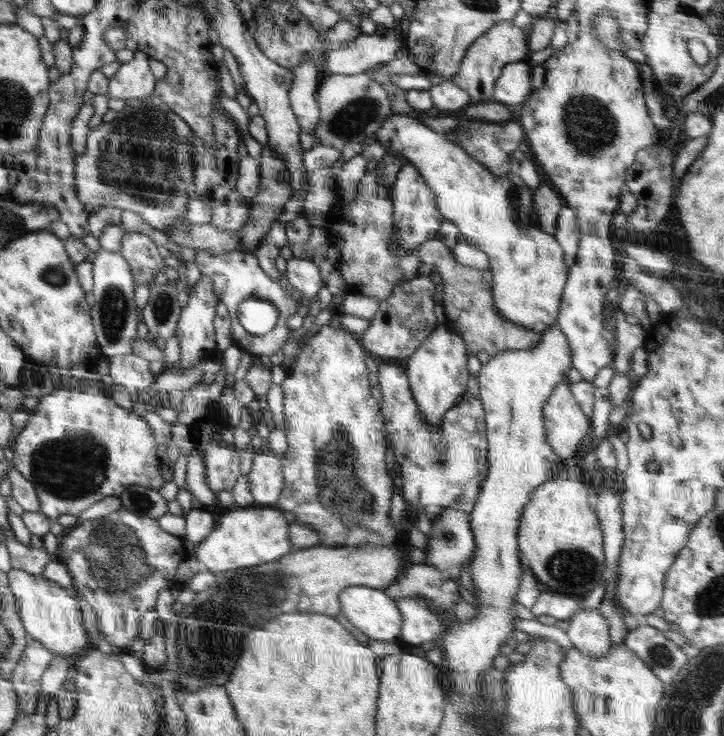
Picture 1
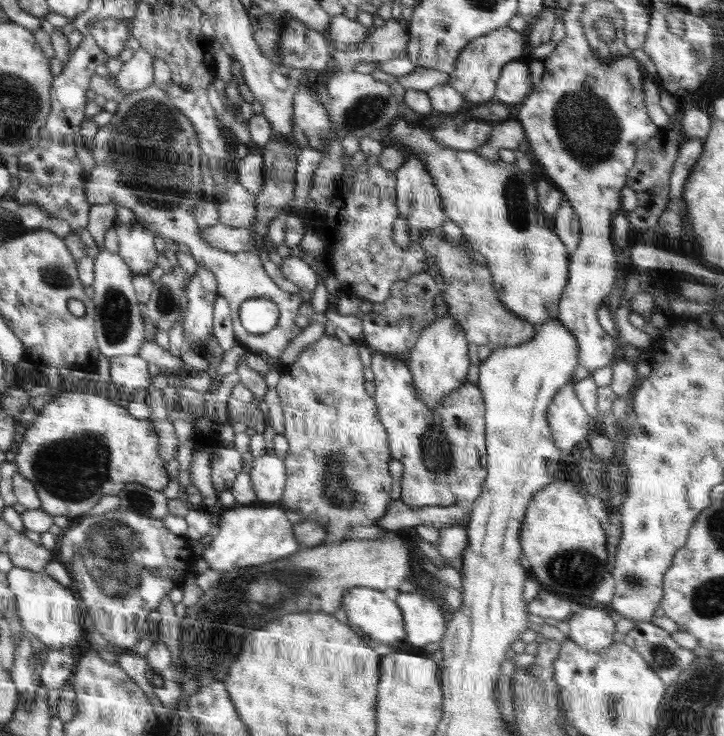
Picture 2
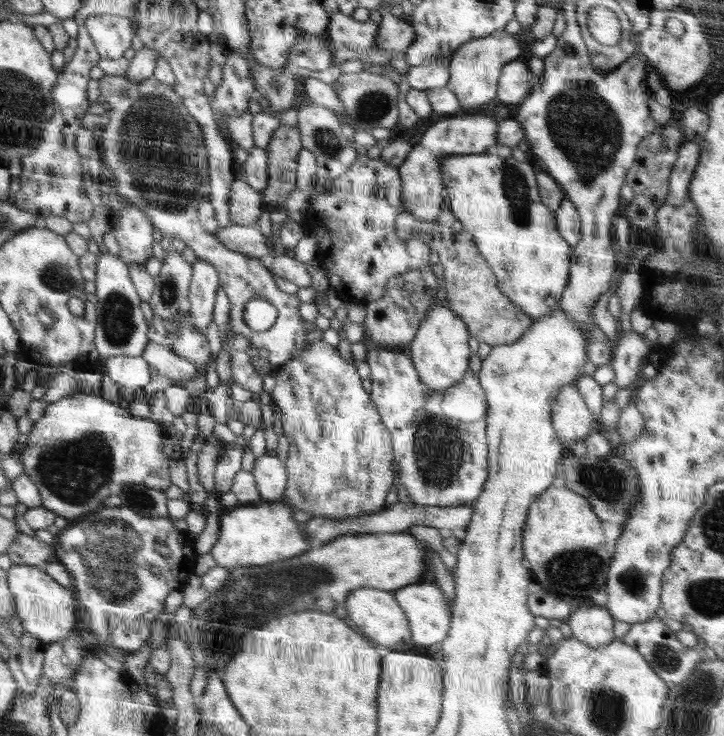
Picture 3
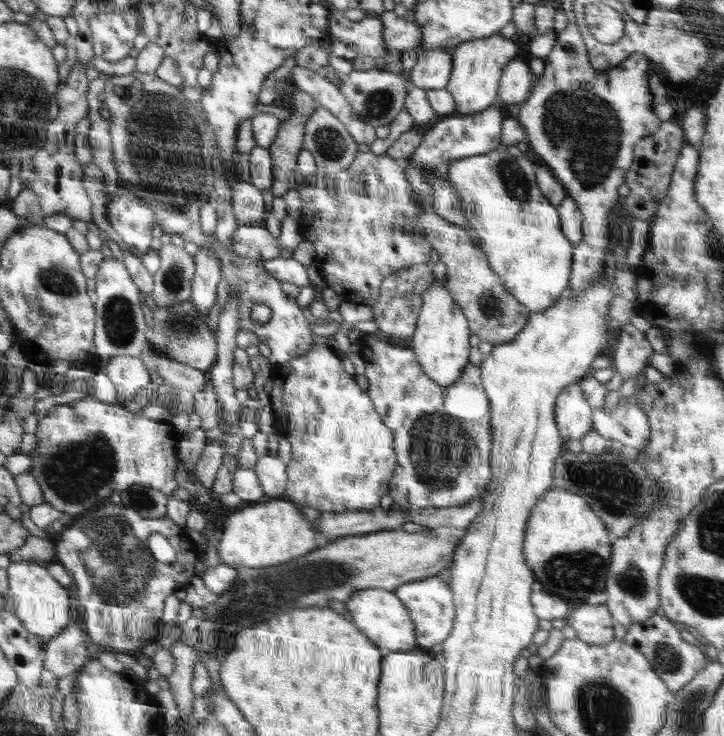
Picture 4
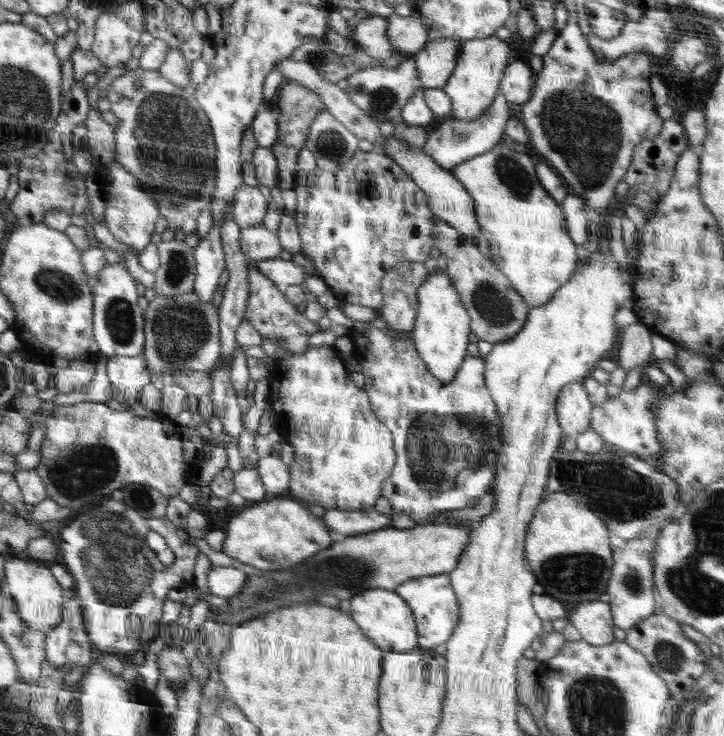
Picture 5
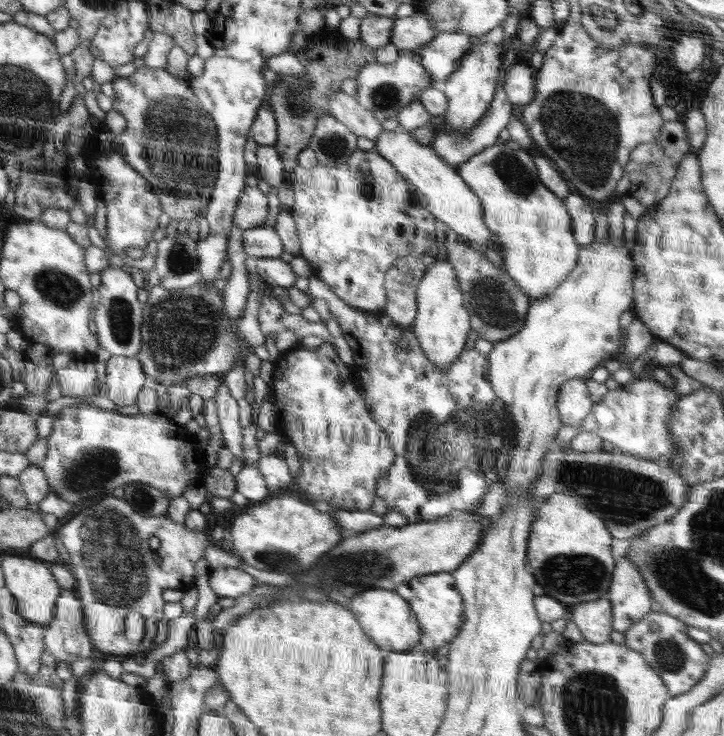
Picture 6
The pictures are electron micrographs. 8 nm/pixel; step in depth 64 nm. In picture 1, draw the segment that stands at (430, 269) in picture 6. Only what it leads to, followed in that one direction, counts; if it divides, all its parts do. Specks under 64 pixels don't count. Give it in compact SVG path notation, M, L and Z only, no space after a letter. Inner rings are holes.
M444 323L438 324L408 359L405 372L408 374L411 398L421 420L428 427L438 429L443 424L446 412L455 408L468 393L467 386L471 378L467 360L462 336L446 328Z

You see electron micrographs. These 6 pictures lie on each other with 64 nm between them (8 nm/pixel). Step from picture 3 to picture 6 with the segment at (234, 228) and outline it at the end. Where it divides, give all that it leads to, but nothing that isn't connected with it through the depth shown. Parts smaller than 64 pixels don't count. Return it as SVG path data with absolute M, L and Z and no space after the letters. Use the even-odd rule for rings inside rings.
M268 224L246 229L242 233L243 247L247 256L274 258L283 252L283 244L278 233Z

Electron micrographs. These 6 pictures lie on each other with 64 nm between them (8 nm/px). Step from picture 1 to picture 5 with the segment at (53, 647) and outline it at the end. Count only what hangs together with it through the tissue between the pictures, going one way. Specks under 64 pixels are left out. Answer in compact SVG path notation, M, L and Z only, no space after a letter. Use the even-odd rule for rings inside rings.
M8 555L4 572L6 581L4 588L14 598L16 614L22 618L26 626L44 633L56 628L62 620L64 592L60 583L52 576L51 570L39 565L37 561Z

